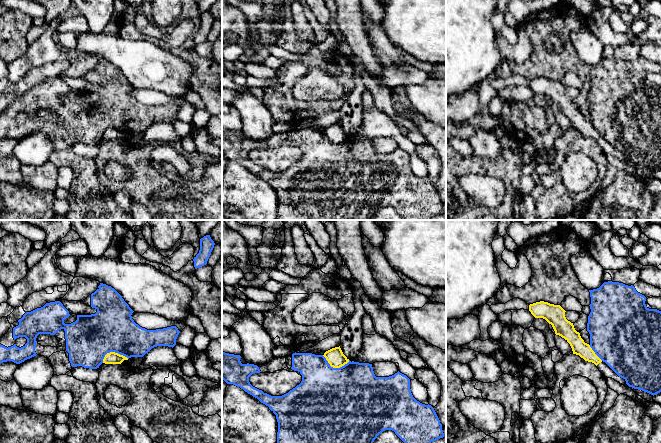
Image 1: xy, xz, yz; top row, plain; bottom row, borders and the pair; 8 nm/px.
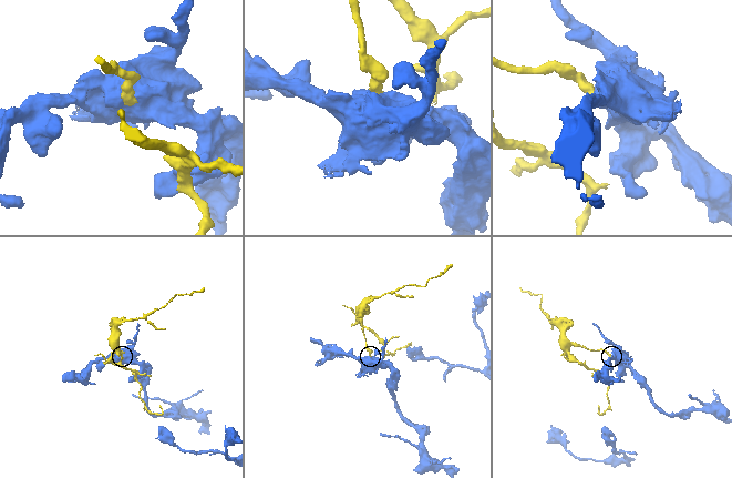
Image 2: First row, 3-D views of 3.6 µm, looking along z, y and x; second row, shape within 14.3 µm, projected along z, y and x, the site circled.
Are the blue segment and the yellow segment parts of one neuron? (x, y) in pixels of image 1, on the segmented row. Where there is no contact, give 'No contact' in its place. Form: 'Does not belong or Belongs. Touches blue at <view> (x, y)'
Does not belong. Touches blue at xy (113, 351)

